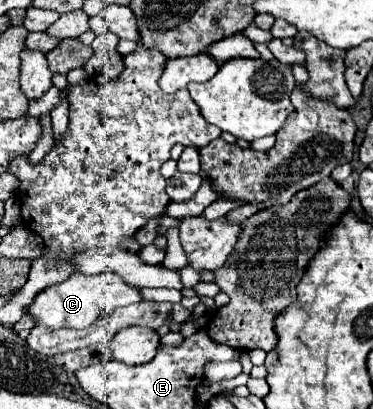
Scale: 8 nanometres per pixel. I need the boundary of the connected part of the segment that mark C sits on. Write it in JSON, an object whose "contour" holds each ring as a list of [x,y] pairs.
{"contour":[[[98,273],[98,275],[70,275],[64,283],[48,287],[44,293],[36,295],[34,303],[28,307],[28,315],[38,319],[38,325],[48,329],[74,327],[86,329],[90,327],[102,313],[112,313],[116,307],[130,305],[142,301],[140,289],[126,285],[116,273]]]}

